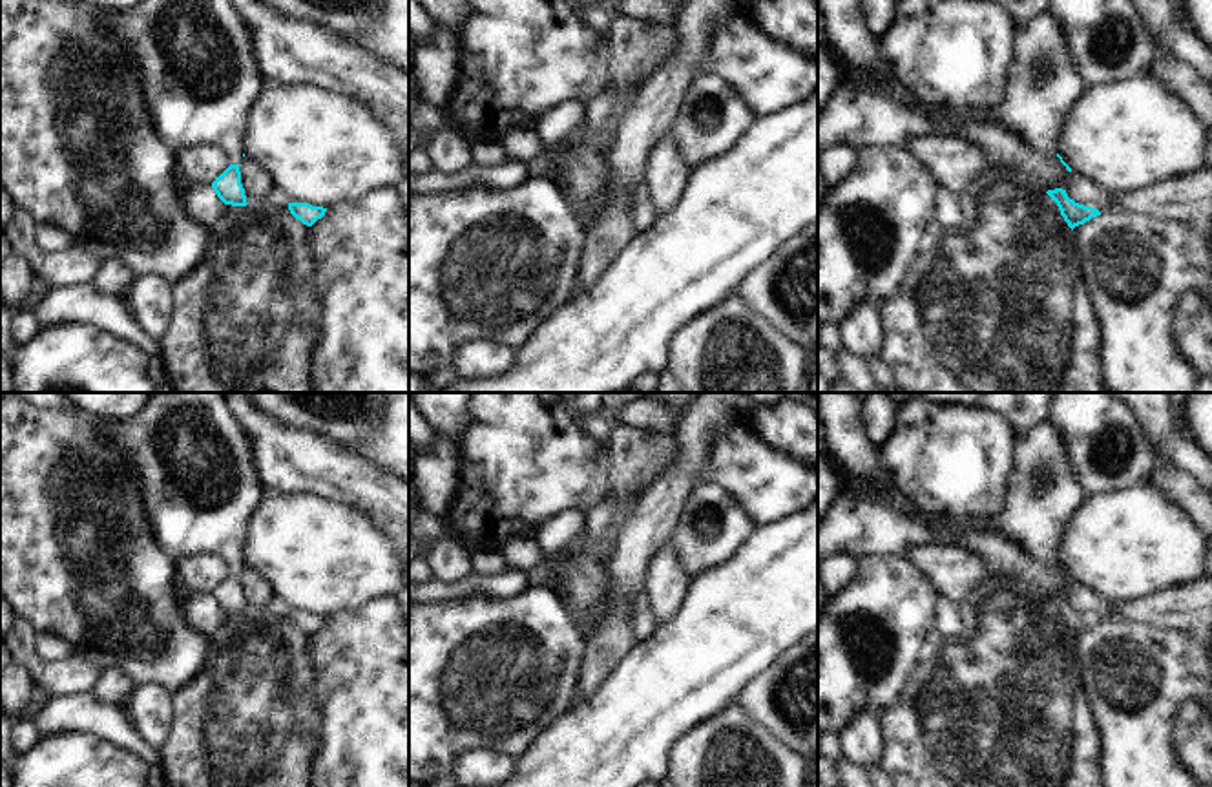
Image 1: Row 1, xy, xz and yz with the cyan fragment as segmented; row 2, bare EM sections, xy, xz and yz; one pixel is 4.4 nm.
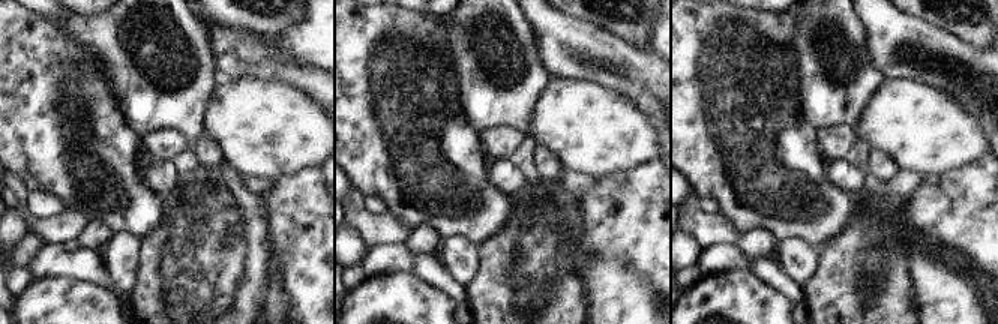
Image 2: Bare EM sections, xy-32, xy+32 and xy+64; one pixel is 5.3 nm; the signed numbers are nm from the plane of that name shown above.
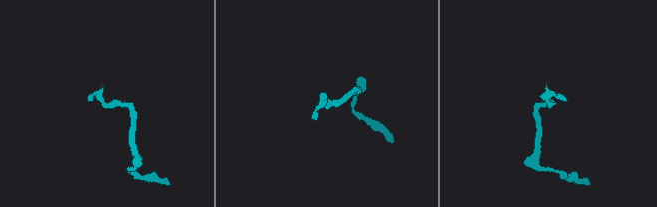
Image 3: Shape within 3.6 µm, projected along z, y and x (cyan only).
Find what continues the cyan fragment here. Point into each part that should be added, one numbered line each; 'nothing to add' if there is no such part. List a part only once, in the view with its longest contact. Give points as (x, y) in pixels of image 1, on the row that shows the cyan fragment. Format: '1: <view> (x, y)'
1: xy (198, 77)

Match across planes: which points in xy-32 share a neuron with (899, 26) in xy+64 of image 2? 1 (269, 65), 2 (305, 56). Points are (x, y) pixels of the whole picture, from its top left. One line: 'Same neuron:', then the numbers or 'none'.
Same neuron: 1

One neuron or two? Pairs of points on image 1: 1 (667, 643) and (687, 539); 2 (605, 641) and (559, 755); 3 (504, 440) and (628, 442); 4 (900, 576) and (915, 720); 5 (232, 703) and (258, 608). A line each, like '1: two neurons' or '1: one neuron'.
1: two neurons
2: two neurons
3: one neuron
4: two neurons
5: two neurons

